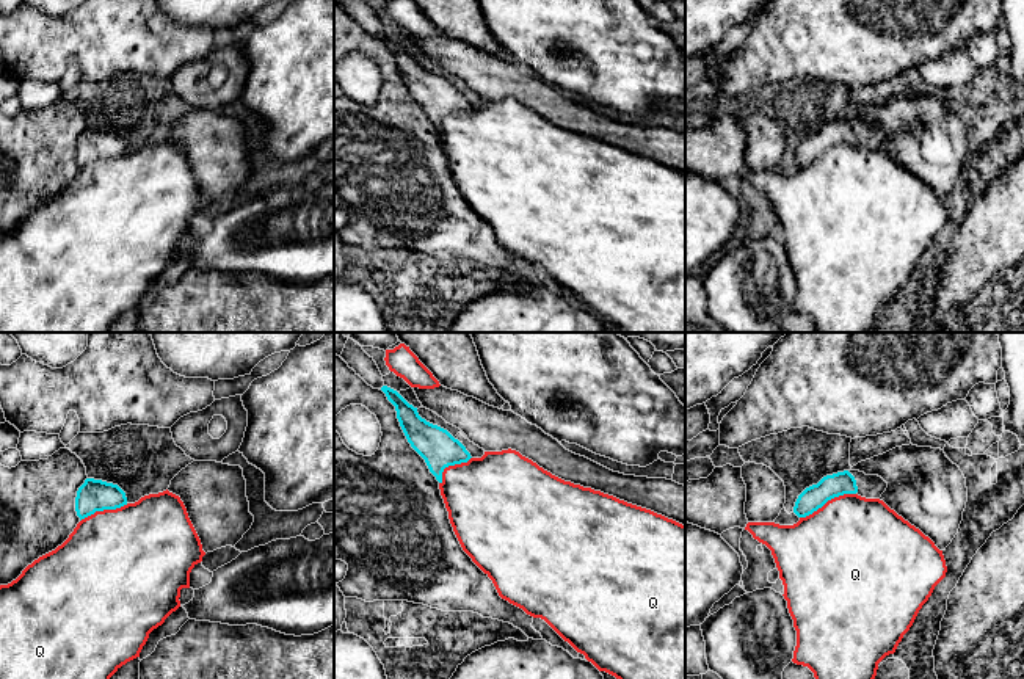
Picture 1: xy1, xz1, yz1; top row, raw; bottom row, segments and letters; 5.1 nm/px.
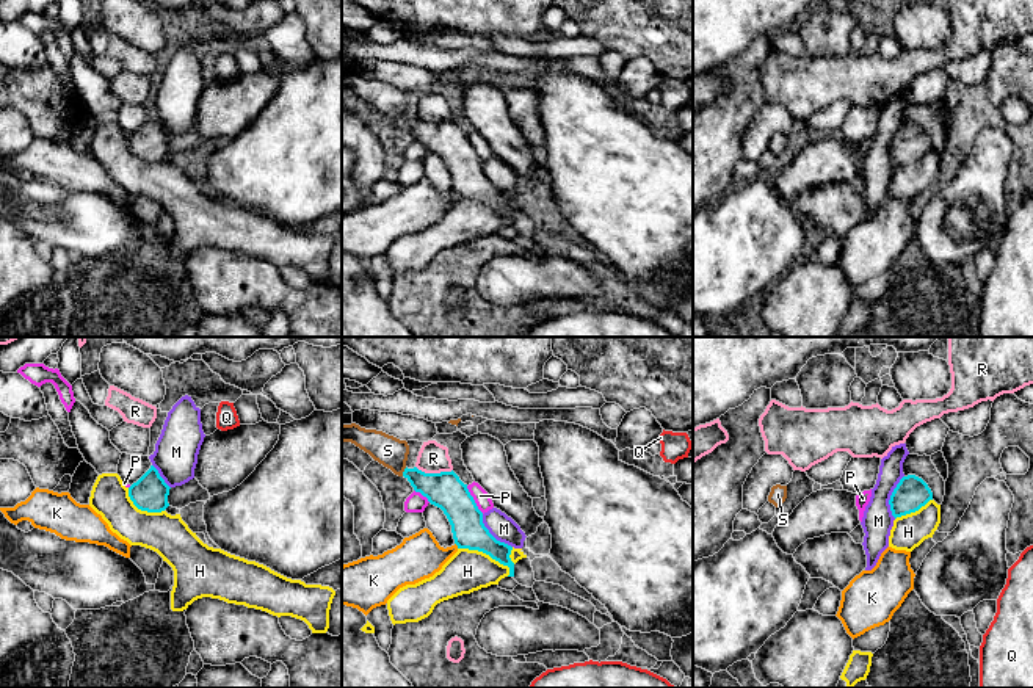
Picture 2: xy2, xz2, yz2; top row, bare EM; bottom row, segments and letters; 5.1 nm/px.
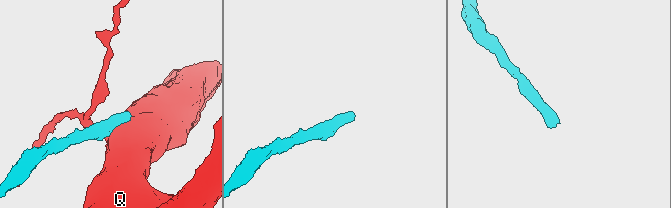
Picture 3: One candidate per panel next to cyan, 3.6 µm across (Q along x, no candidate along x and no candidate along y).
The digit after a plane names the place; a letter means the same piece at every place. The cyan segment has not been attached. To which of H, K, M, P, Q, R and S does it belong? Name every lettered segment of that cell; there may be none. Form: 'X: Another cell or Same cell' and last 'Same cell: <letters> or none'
H: Another cell
K: Another cell
M: Another cell
P: Another cell
Q: Another cell
R: Another cell
S: Another cell
Same cell: none

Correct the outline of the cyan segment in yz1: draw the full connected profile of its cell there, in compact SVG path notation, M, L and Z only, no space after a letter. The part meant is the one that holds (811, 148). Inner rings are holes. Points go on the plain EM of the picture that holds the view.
M844 119L823 125L817 133L806 136L797 147L793 162L806 166L822 157L828 149L858 143L866 147L880 147L888 132L878 124L866 124L859 119Z

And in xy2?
M150 114L150 118L129 136L129 146L141 160L161 161L169 155L169 138L158 119Z

